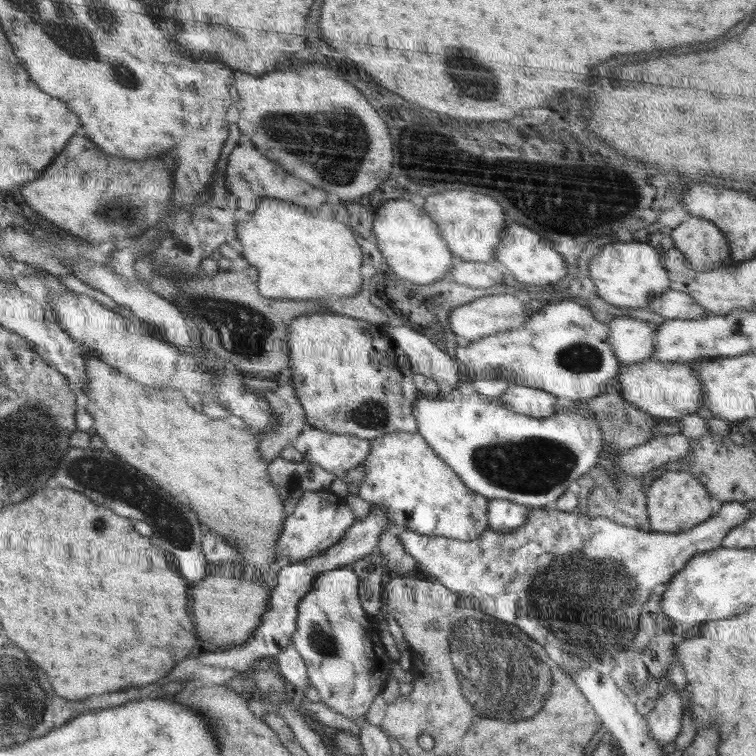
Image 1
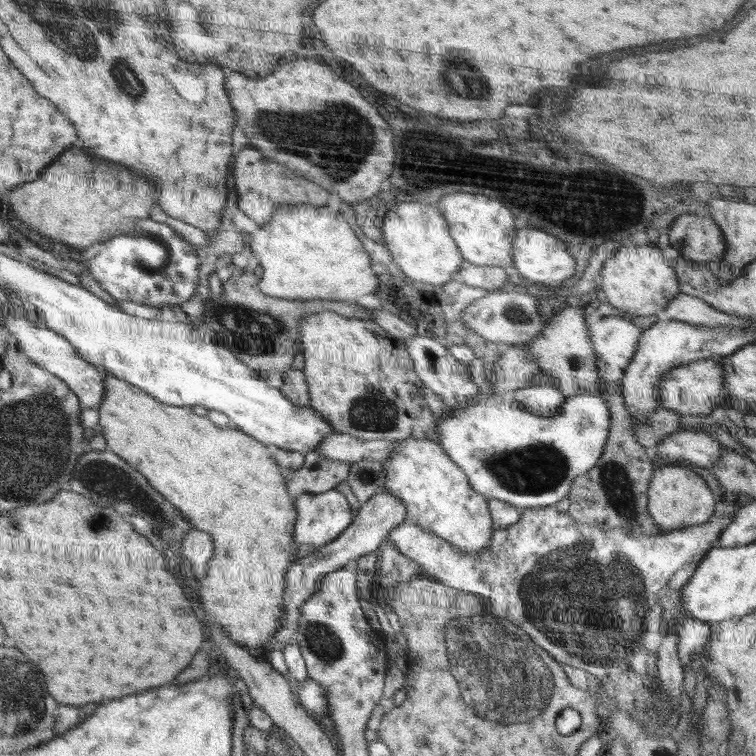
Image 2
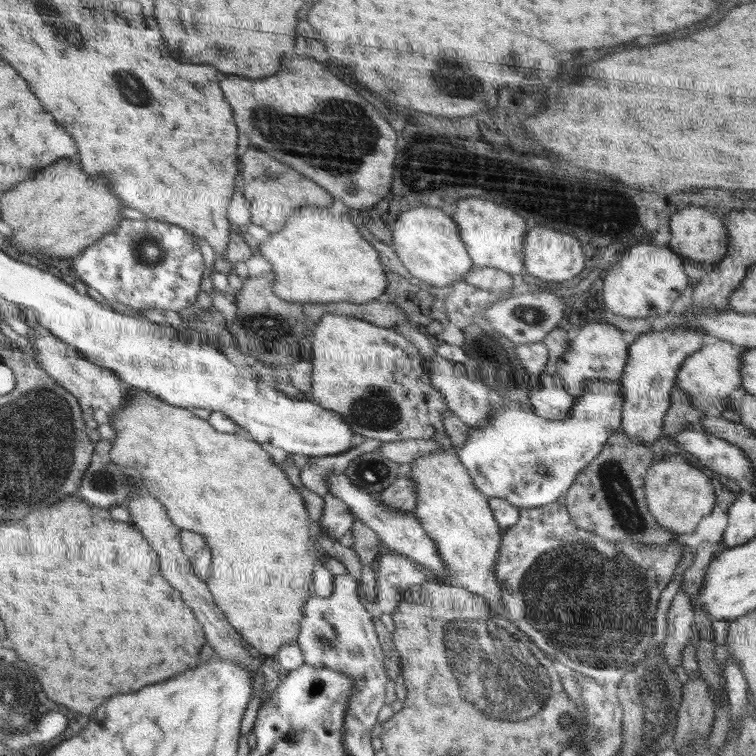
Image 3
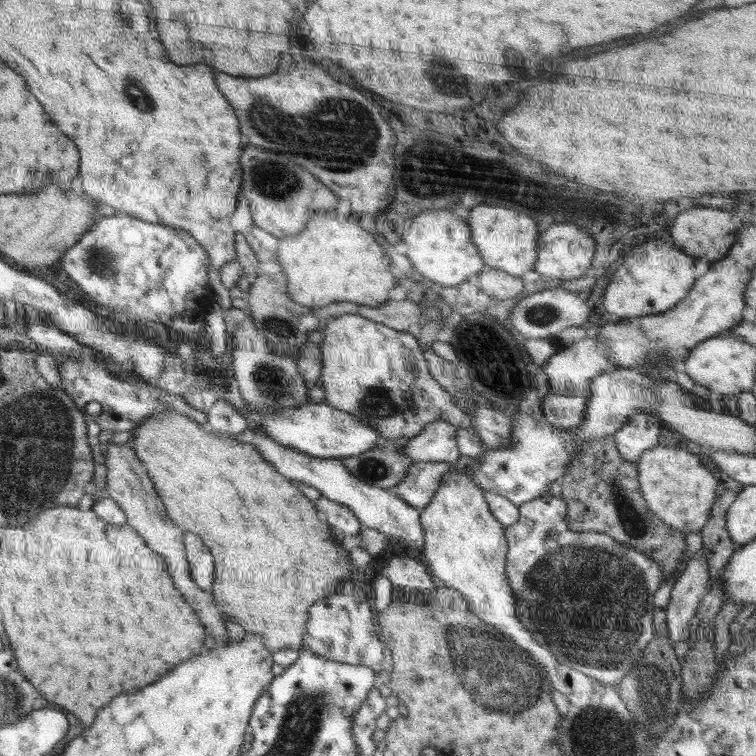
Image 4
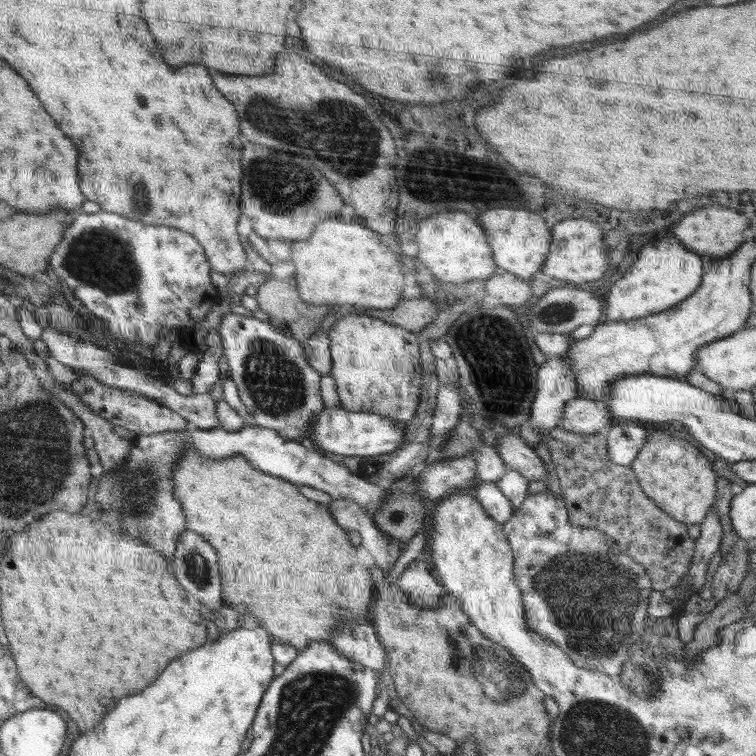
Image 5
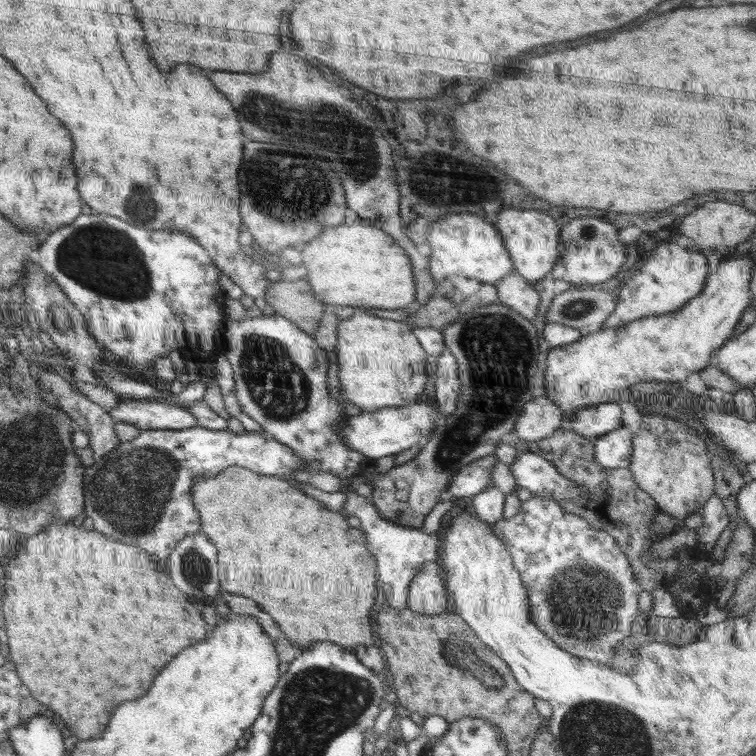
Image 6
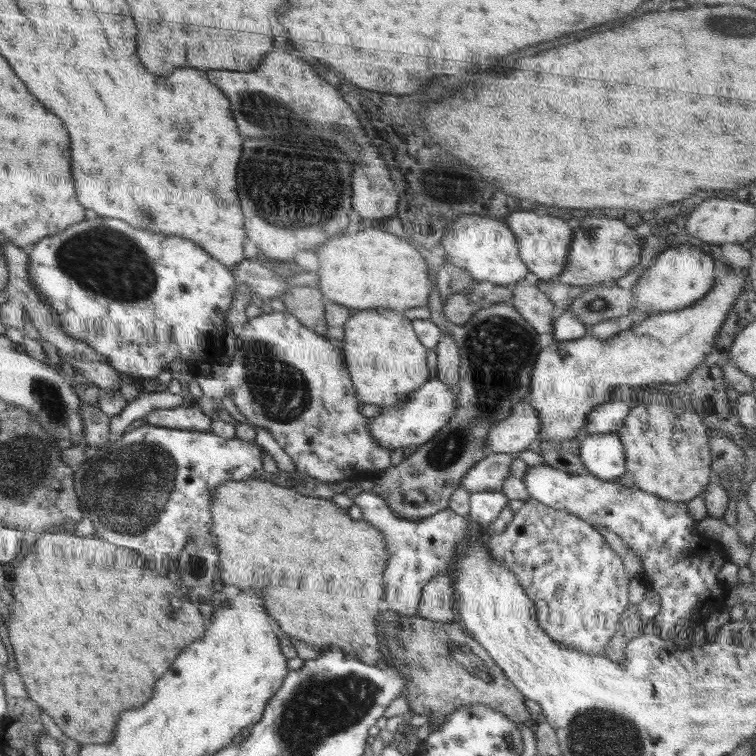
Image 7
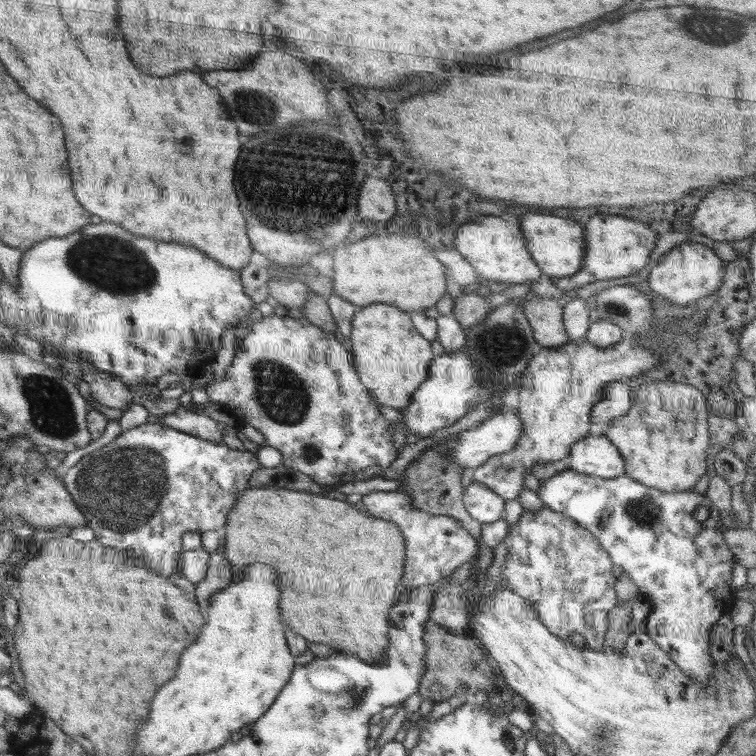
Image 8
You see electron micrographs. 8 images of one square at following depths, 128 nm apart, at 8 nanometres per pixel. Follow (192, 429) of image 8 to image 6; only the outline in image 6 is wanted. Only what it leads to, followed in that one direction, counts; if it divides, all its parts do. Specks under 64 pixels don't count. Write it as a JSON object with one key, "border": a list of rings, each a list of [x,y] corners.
{"border":[[[122,399],[108,414],[114,422],[134,424],[141,431],[196,427],[196,418],[188,409],[164,400]]]}

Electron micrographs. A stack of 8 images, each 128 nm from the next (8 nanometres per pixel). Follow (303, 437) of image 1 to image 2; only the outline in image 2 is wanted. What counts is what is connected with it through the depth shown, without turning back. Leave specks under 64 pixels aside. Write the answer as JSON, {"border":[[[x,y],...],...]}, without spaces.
{"border":[[[335,433],[320,442],[318,451],[326,459],[348,461],[352,464],[362,459],[369,461],[384,461],[396,448],[396,441],[360,440],[350,434]]]}

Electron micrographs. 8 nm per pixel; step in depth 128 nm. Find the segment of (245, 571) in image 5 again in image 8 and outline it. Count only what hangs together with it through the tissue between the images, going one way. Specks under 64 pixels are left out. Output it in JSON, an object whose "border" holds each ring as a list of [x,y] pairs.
{"border":[[[248,488],[238,498],[236,505],[229,512],[227,522],[220,532],[224,541],[225,558],[232,566],[232,579],[242,579],[242,573],[250,564],[272,564],[280,576],[280,617],[287,629],[300,634],[306,641],[328,645],[339,653],[356,656],[362,664],[371,666],[378,665],[378,661],[387,651],[388,639],[388,616],[390,608],[395,605],[398,597],[398,584],[404,577],[405,548],[404,534],[398,529],[394,522],[376,519],[366,512],[356,510],[352,501],[341,502],[333,498],[325,498],[322,495],[312,492],[299,492],[298,490],[274,489],[274,488]]]}

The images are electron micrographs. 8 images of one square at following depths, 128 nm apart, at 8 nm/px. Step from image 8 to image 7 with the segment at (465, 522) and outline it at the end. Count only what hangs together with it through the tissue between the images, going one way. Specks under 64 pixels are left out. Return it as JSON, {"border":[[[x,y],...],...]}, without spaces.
{"border":[[[432,286],[432,290],[430,290],[428,305],[426,306],[431,311],[429,319],[438,325],[442,333],[452,335],[452,338],[458,344],[460,380],[456,398],[457,408],[450,420],[430,440],[418,446],[416,452],[410,455],[409,458],[404,458],[397,466],[387,468],[387,470],[380,472],[376,478],[370,480],[377,488],[378,493],[376,494],[387,501],[390,509],[399,518],[416,522],[449,507],[450,498],[459,488],[464,474],[487,455],[486,437],[488,437],[488,431],[490,431],[492,424],[504,420],[510,415],[513,405],[525,401],[528,396],[531,387],[532,369],[541,351],[538,344],[539,332],[532,328],[532,325],[509,302],[480,309],[460,325],[444,318],[443,308],[438,302],[438,292],[435,290],[435,286]]]}

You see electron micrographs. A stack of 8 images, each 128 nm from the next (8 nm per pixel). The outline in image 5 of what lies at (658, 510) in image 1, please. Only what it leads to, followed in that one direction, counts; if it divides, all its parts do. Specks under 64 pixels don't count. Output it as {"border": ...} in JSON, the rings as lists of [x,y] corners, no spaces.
{"border":[[[652,432],[629,465],[644,494],[654,500],[658,508],[684,525],[702,523],[713,507],[717,493],[713,460],[709,460],[688,440],[662,432]]]}

